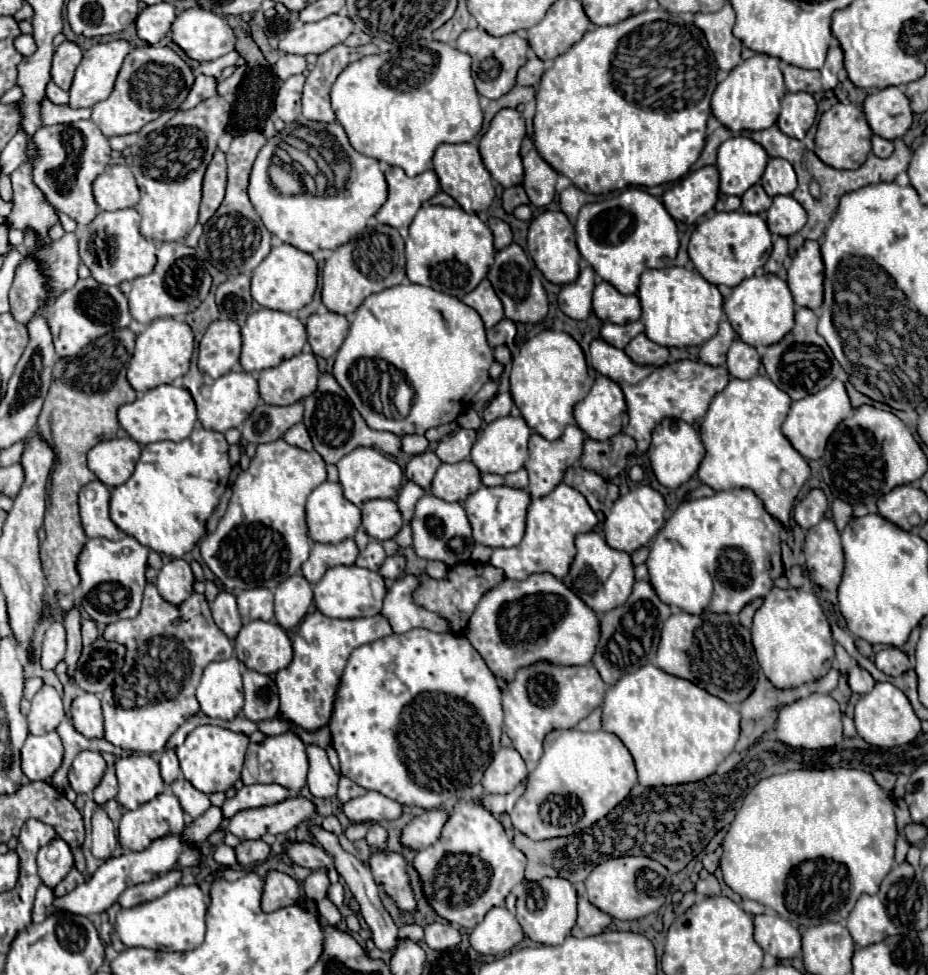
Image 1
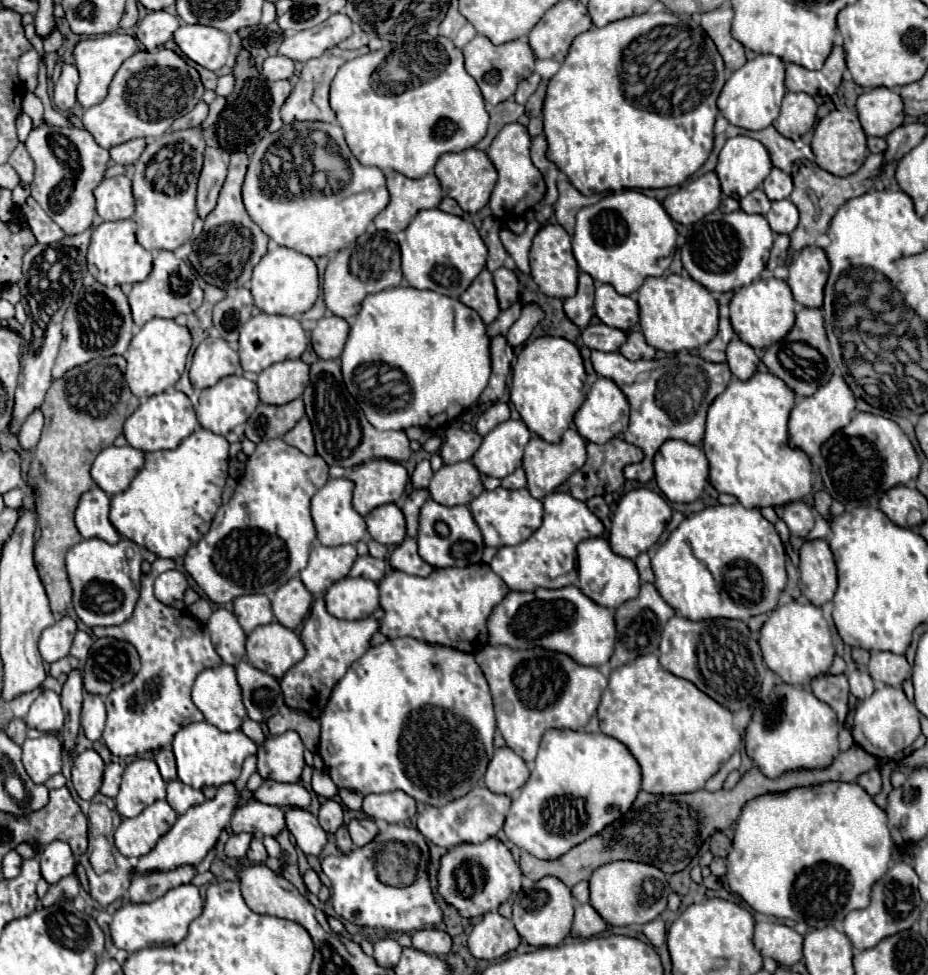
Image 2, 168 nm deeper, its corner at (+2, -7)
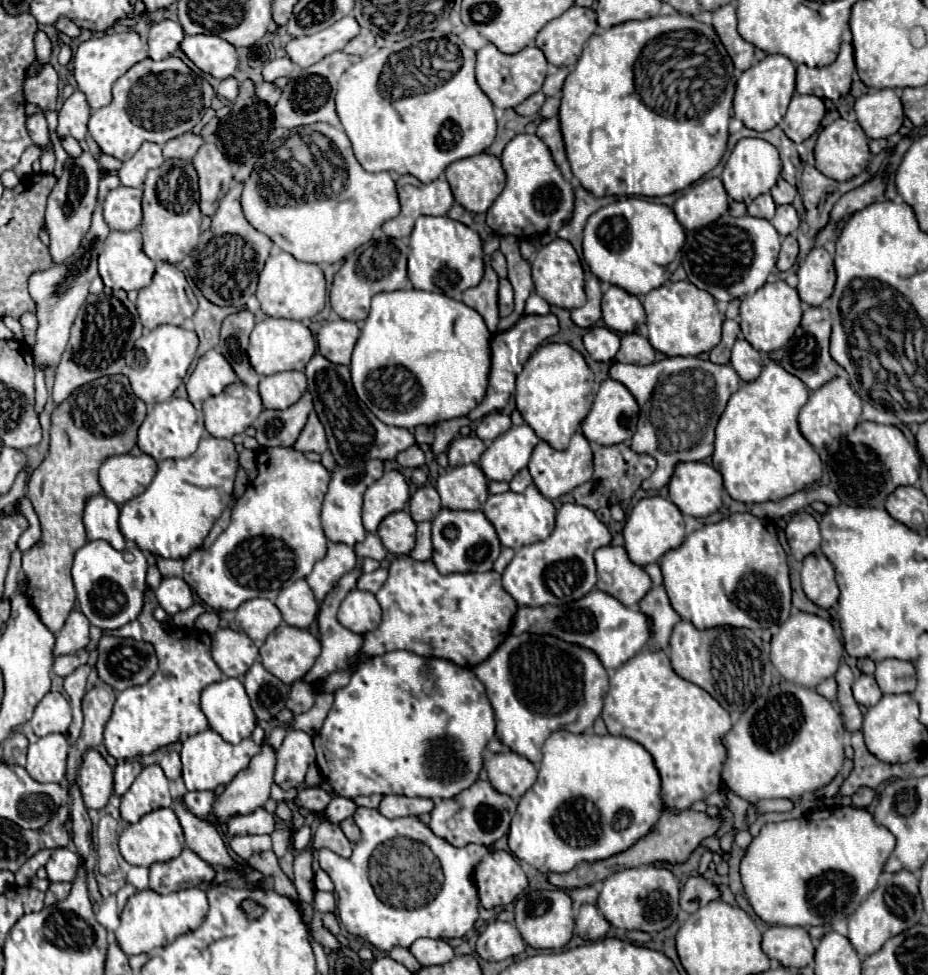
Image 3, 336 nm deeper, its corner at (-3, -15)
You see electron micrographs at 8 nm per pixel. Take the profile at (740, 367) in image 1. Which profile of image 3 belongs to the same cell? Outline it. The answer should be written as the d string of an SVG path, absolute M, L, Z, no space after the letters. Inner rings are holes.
M737 339L731 351L731 365L743 381L753 381L761 373L759 351L755 351L749 341Z

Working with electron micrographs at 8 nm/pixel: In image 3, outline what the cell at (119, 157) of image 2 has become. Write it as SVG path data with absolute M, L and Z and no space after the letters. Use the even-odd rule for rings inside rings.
M143 143L139 151L123 163L119 169L119 179L127 187L143 187L145 175L149 169L161 167L163 165L163 155L161 155L161 145L157 143Z

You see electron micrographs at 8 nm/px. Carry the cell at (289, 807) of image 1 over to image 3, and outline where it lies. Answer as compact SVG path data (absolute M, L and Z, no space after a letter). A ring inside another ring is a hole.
M259 807L259 811L251 811L247 815L233 815L227 821L229 837L235 835L263 835L275 829L275 819L269 811Z

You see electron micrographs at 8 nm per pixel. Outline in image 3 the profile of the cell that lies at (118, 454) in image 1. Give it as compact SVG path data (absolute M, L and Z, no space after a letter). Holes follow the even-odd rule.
M117 455L103 461L99 469L99 483L103 493L117 505L141 495L153 481L157 471L157 461L151 455Z

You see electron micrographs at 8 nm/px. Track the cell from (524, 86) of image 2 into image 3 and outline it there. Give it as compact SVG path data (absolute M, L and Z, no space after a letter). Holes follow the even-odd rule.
M539 91L539 93L531 95L529 99L525 99L521 105L517 105L517 107L515 107L515 113L517 113L517 115L523 115L523 117L527 117L527 115L529 115L529 117L531 117L531 115L537 115L543 103L545 103L545 95Z

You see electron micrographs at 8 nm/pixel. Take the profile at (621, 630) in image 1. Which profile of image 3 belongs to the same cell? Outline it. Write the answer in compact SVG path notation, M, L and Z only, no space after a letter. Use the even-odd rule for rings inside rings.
M651 587L651 591L639 601L639 609L645 611L645 615L649 615L653 621L653 639L649 641L649 647L665 649L675 623L681 621L681 617L669 603L665 587Z

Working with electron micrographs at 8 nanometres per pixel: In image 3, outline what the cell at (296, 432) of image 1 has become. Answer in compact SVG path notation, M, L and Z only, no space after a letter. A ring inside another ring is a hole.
M311 411L309 421L307 421L305 429L301 431L297 443L295 443L295 449L301 451L301 453L305 453L305 451L323 453L327 449L327 435L325 435L323 423L319 421L319 417L317 417L315 411Z

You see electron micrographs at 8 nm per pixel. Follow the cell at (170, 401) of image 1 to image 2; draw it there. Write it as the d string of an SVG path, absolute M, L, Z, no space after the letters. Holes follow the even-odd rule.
M168 389L164 393L148 397L124 423L124 437L128 445L140 449L140 451L158 451L158 449L176 449L182 439L186 439L194 427L198 425L194 407L190 399L176 391Z

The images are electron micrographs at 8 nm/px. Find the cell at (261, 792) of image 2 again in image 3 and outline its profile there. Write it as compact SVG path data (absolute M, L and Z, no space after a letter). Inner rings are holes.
M305 787L299 791L295 803L303 809L309 809L309 811L323 811L331 801L331 793L327 793L325 789L321 787Z

